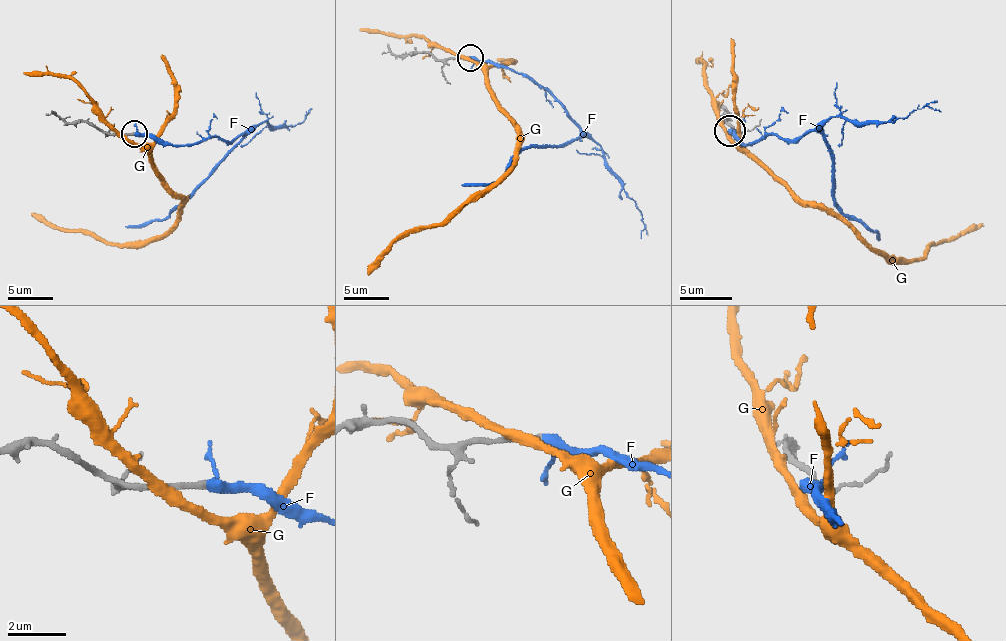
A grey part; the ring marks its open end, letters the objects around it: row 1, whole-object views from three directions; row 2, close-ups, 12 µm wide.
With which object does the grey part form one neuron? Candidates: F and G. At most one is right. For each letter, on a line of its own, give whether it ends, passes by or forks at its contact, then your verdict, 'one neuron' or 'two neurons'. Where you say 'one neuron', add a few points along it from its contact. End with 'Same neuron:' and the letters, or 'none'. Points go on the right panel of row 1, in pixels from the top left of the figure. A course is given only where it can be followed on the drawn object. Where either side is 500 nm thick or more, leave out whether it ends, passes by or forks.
F: it passes by | one neuron | via (730, 131), (743, 144), (769, 134), (787, 139), (819, 131), (832, 157), (834, 204), (879, 238)
G: it passes by | two neurons
Same neuron: F

